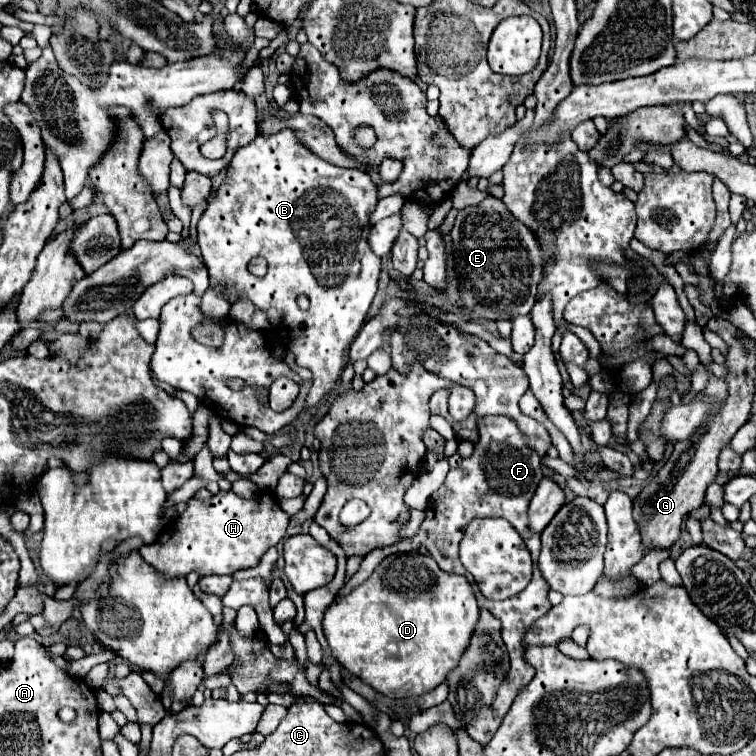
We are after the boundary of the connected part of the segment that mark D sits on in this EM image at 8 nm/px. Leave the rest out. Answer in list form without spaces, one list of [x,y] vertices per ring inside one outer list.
[[[400,553],[386,557],[376,571],[348,595],[332,601],[324,611],[322,627],[334,659],[366,681],[374,691],[390,699],[418,697],[440,685],[458,665],[478,621],[478,605],[472,585],[462,575],[442,571],[430,555]]]

